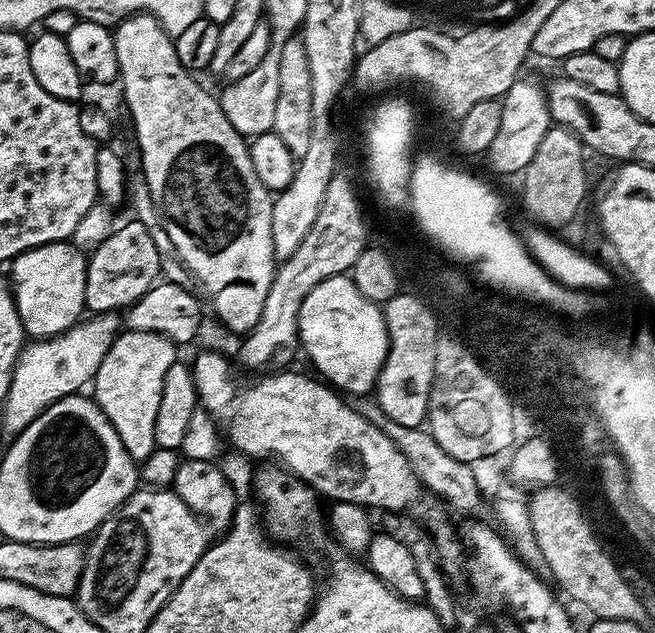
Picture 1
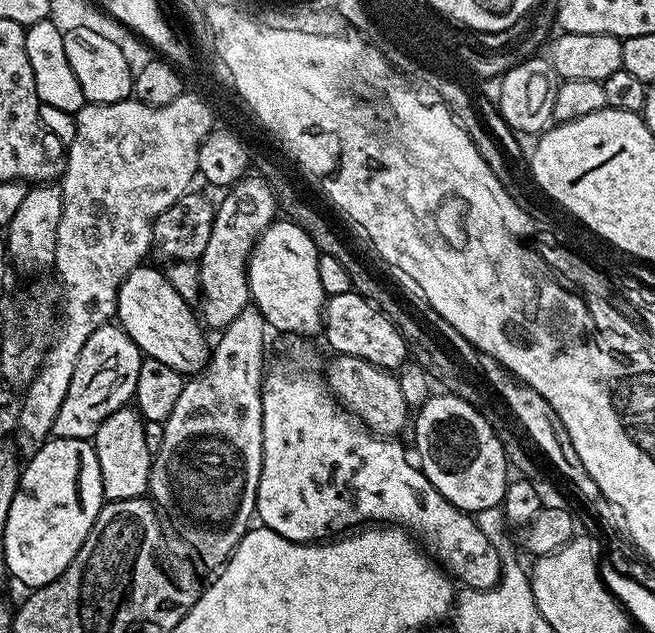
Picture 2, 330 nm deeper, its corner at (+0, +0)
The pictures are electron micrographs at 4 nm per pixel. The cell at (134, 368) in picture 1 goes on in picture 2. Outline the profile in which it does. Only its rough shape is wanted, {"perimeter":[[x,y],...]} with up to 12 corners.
{"perimeter":[[125,406],[98,426],[105,501],[147,493],[144,417]]}

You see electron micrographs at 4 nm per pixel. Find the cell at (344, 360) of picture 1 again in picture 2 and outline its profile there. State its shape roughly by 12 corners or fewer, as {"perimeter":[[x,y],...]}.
{"perimeter":[[289,218],[248,259],[269,329],[312,338],[326,297],[310,234]]}

